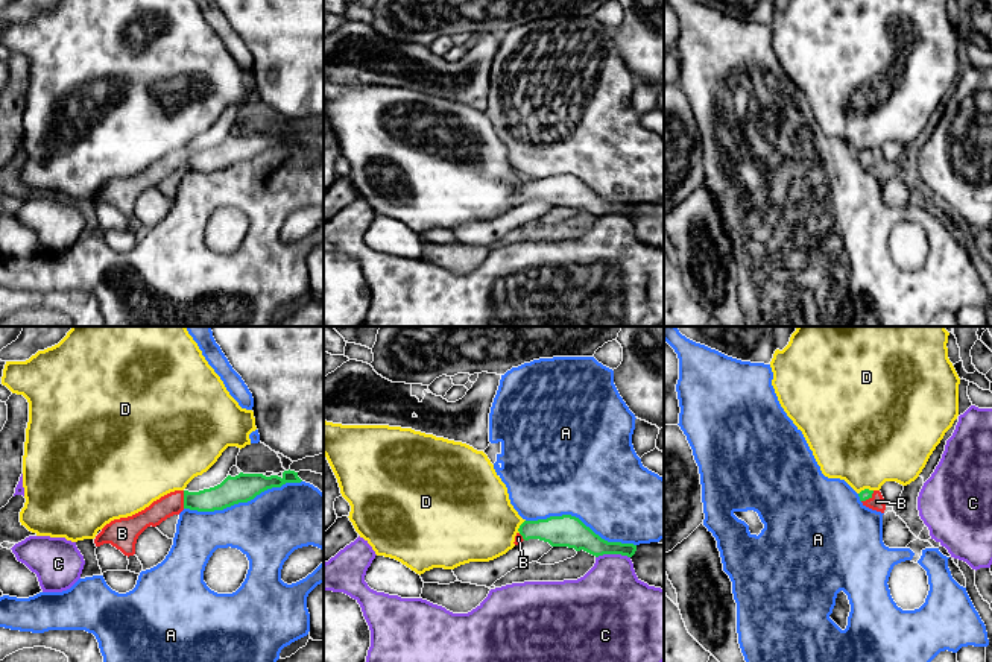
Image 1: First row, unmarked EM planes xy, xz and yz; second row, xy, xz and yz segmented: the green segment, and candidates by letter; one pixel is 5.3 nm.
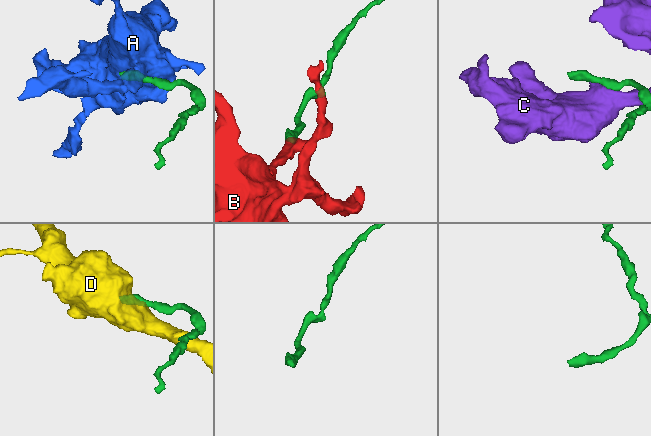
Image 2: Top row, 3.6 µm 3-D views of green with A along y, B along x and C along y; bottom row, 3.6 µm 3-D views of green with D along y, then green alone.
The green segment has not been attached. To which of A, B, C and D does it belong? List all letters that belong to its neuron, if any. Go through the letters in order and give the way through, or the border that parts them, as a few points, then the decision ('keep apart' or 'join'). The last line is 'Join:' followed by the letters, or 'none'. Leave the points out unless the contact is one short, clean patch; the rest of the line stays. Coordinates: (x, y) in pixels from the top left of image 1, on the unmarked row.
A: keep apart
B: runs through xy (230, 152), (210, 160), (184, 160), (170, 164); join
C: keep apart
D: border along xz (524, 179), (518, 192); keep apart
Join: B

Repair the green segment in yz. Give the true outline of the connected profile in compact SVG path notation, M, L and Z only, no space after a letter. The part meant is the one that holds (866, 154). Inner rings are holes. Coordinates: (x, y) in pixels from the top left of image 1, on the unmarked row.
M864 149L858 153L858 156L860 156L860 161L863 162L863 166L884 173L886 164L884 164L884 158L880 150Z

